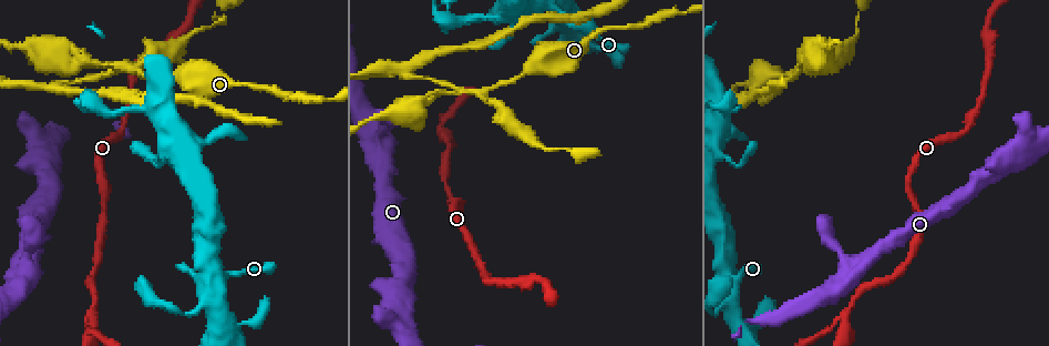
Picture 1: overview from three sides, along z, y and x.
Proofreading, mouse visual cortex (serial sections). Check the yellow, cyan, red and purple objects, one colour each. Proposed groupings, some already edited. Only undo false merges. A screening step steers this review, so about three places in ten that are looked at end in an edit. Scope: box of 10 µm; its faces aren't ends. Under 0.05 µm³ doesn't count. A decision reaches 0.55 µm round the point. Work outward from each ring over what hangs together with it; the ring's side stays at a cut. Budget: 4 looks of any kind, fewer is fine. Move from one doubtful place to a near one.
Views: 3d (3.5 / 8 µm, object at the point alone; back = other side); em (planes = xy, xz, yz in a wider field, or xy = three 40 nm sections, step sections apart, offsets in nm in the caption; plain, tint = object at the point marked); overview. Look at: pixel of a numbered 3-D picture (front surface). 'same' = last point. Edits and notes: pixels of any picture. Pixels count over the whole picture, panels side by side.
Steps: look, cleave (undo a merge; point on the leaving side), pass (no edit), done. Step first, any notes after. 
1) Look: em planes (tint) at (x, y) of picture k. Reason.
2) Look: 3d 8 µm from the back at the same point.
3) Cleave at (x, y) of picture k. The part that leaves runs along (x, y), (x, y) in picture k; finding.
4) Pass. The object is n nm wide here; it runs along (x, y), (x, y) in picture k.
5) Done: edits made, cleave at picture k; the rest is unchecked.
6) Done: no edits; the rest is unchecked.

Look: 3d 3.5 µm at (742, 330) of picture 1.

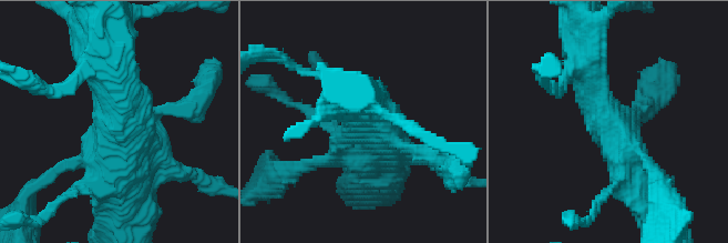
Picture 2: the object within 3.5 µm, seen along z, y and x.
Pass. 4 arms meet here; the arms are 200, 300, 350, 500 nm wide; it runs along (350, 94), (404, 149), (442, 158) in picture 2; continuous, no second cell.

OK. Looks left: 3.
Look: 3d 3.5 µm from the back at (85, 104) of picture 1. Abrupt turn.

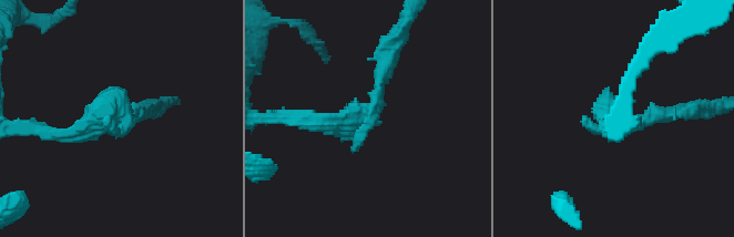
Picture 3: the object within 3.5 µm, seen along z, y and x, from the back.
Look: em xy step 2 (tint) at (116, 115) of picture 3.

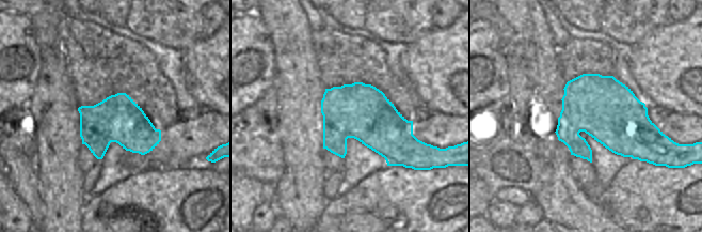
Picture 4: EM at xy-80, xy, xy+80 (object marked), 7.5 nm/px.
Cleave at (379, 50) of picture 3. Two cells meet here.

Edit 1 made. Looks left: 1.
Done: edits made, cleave at picture 3; the rest is unchecked.

